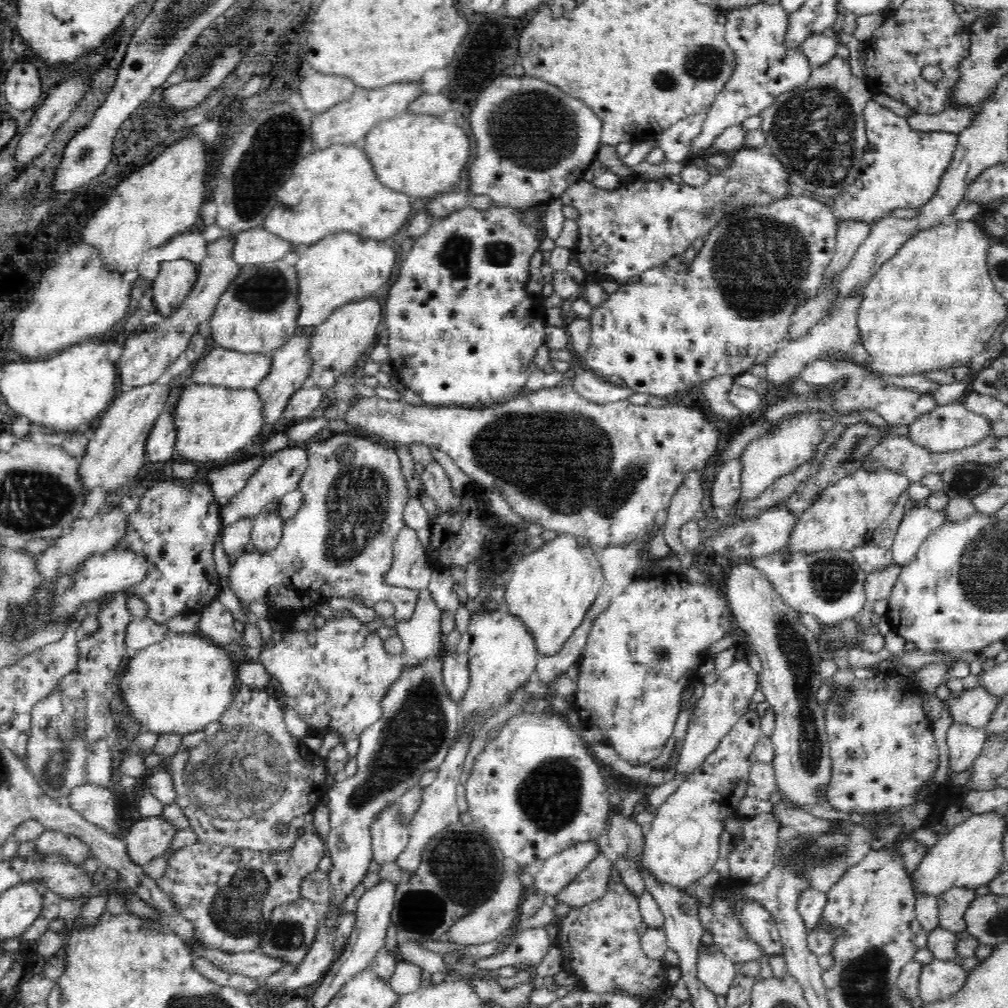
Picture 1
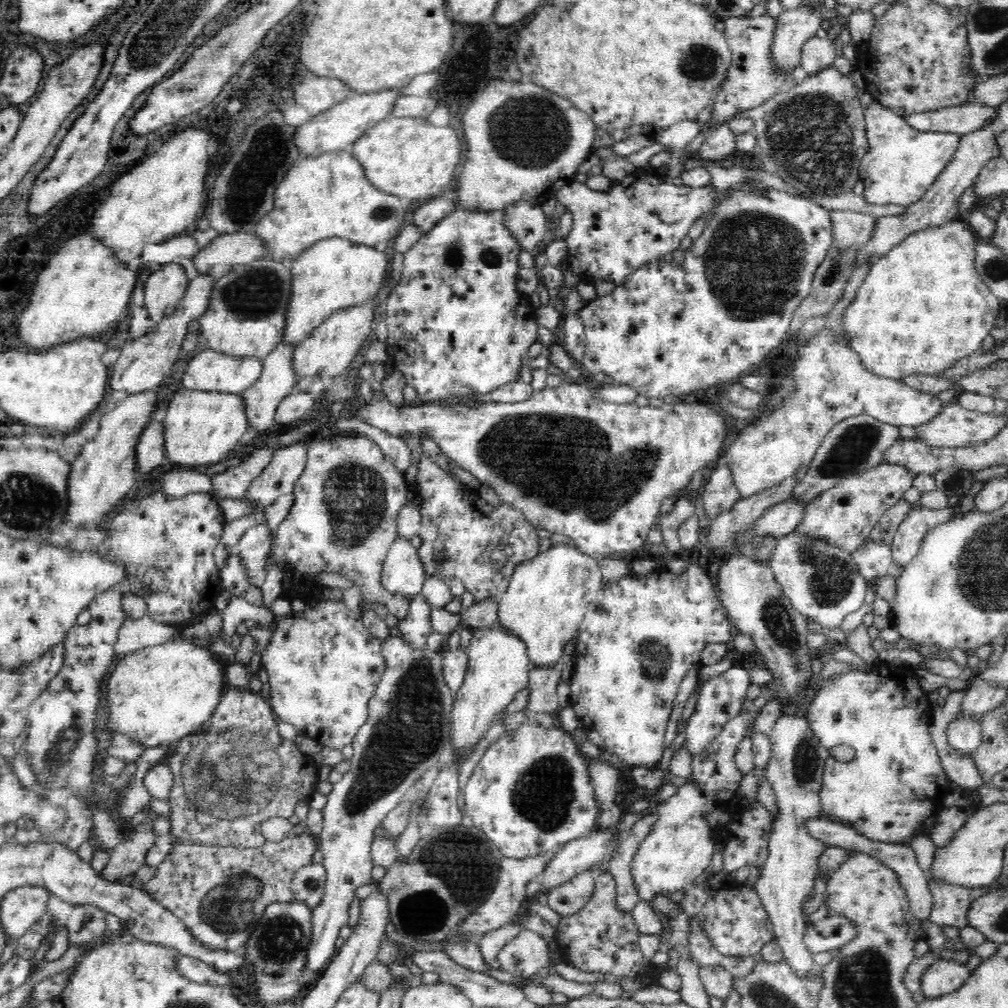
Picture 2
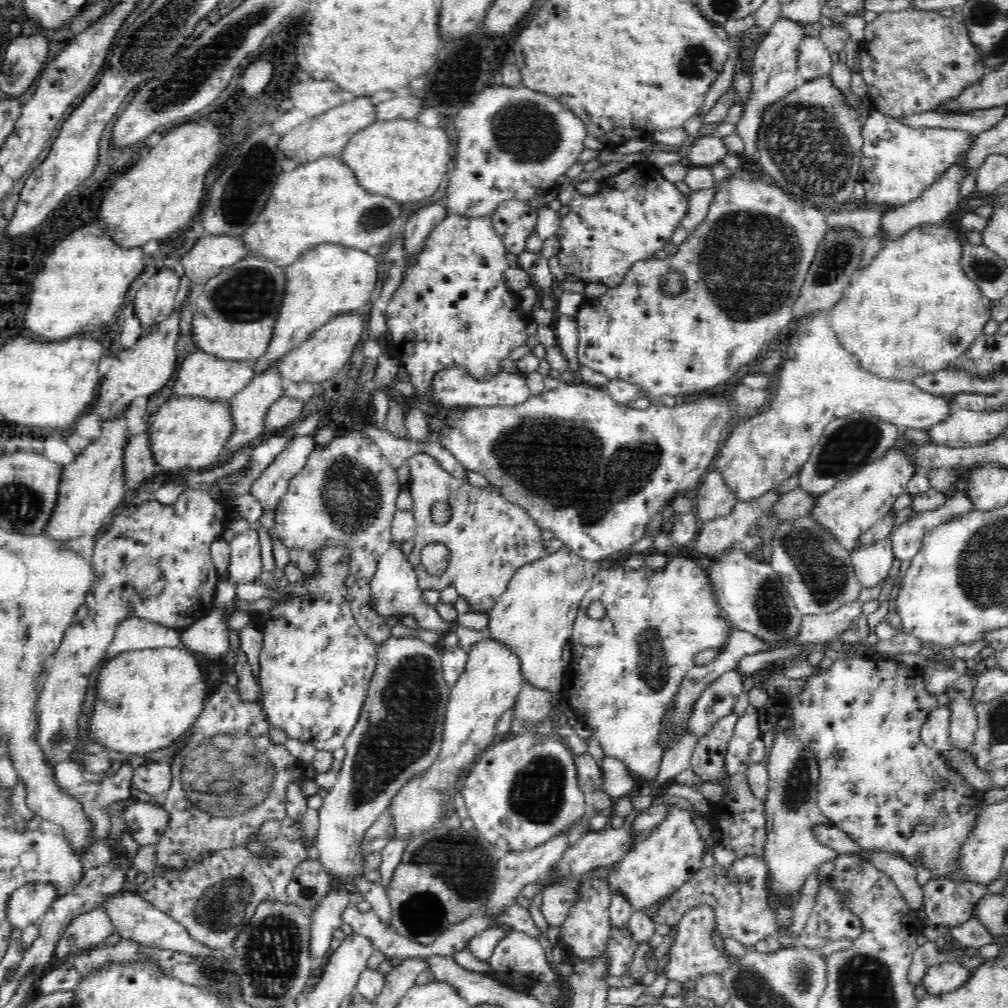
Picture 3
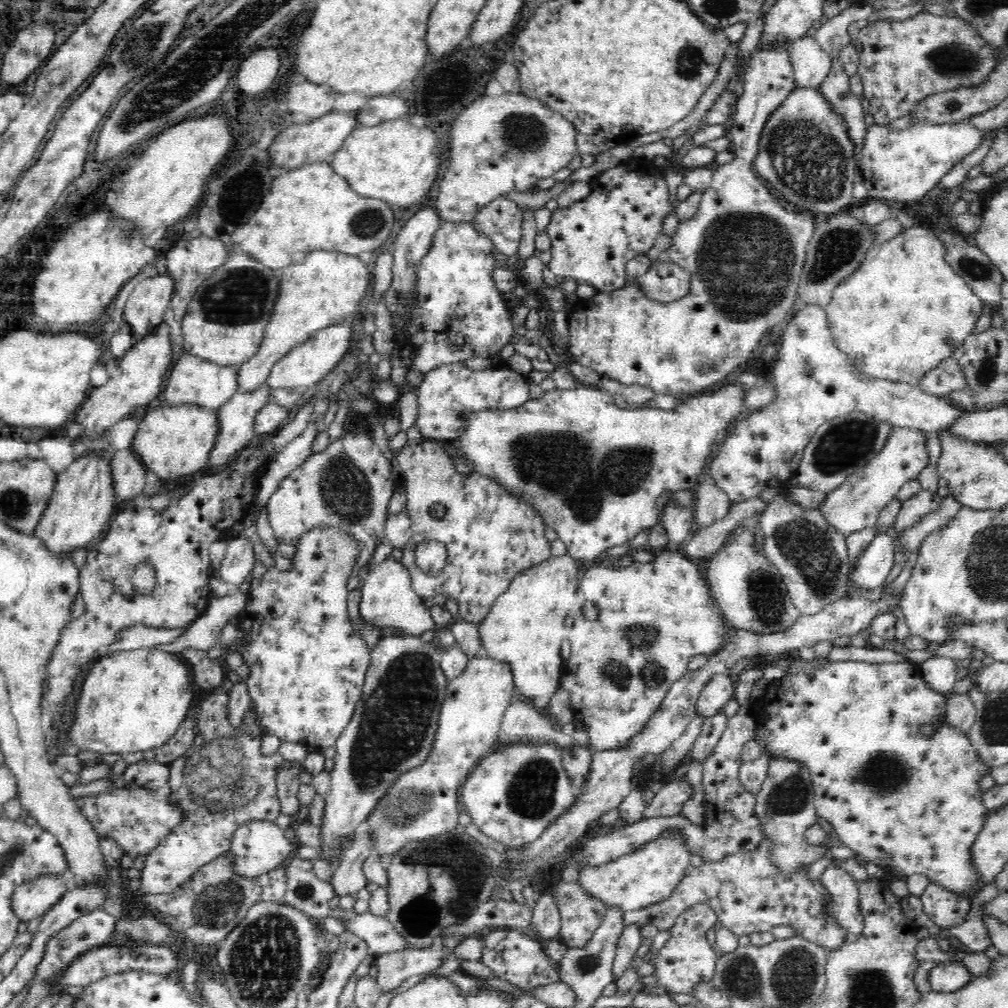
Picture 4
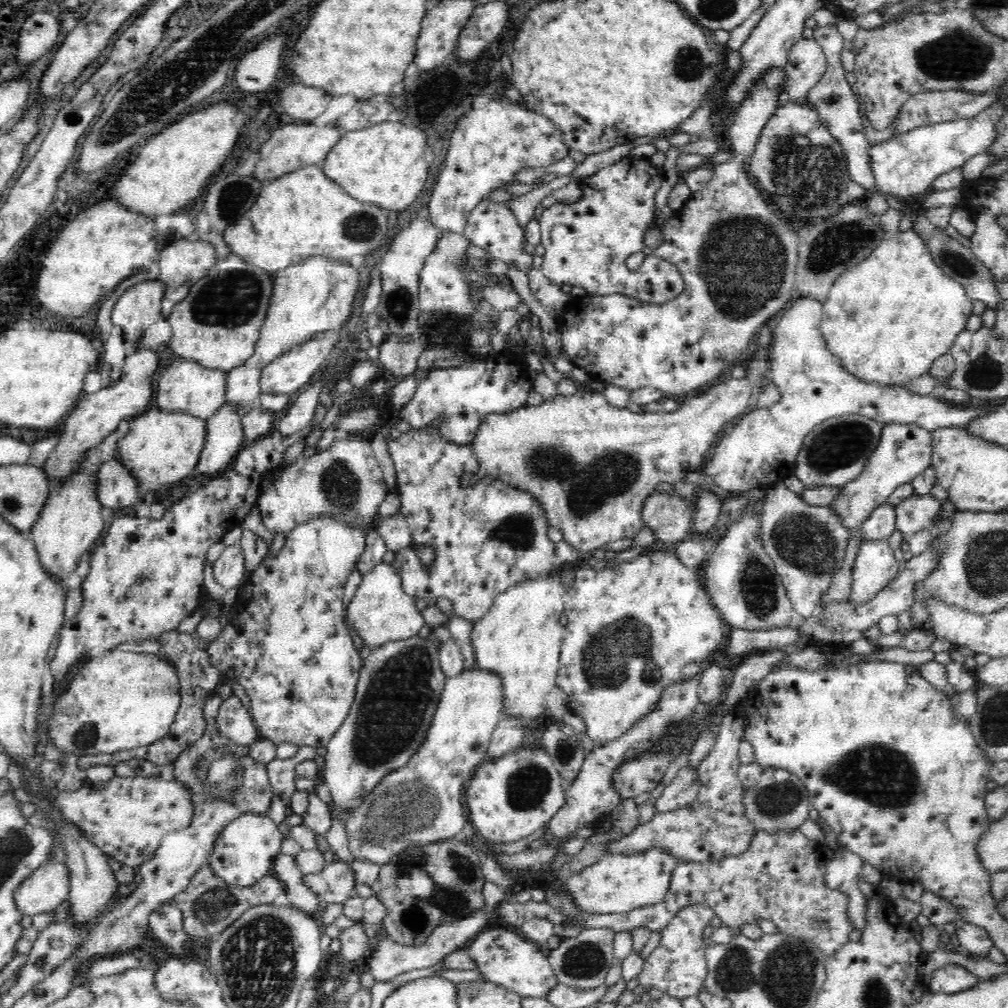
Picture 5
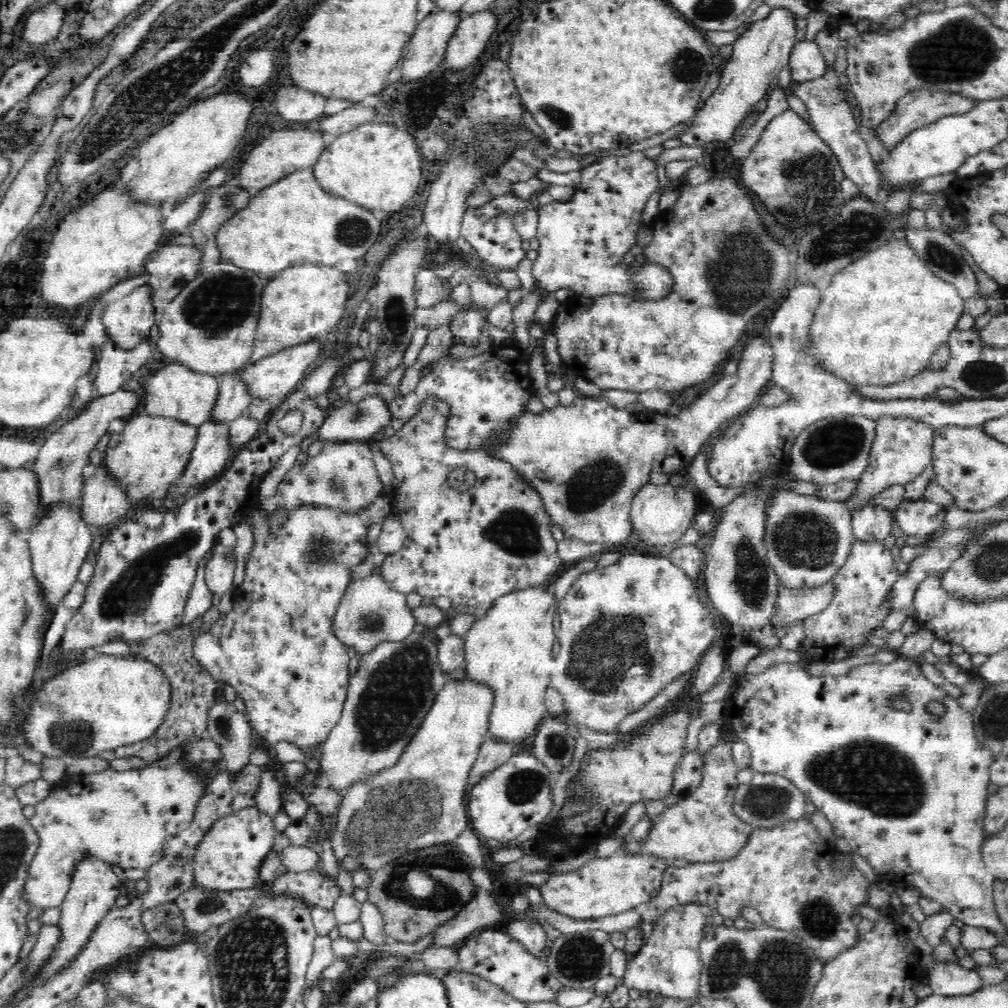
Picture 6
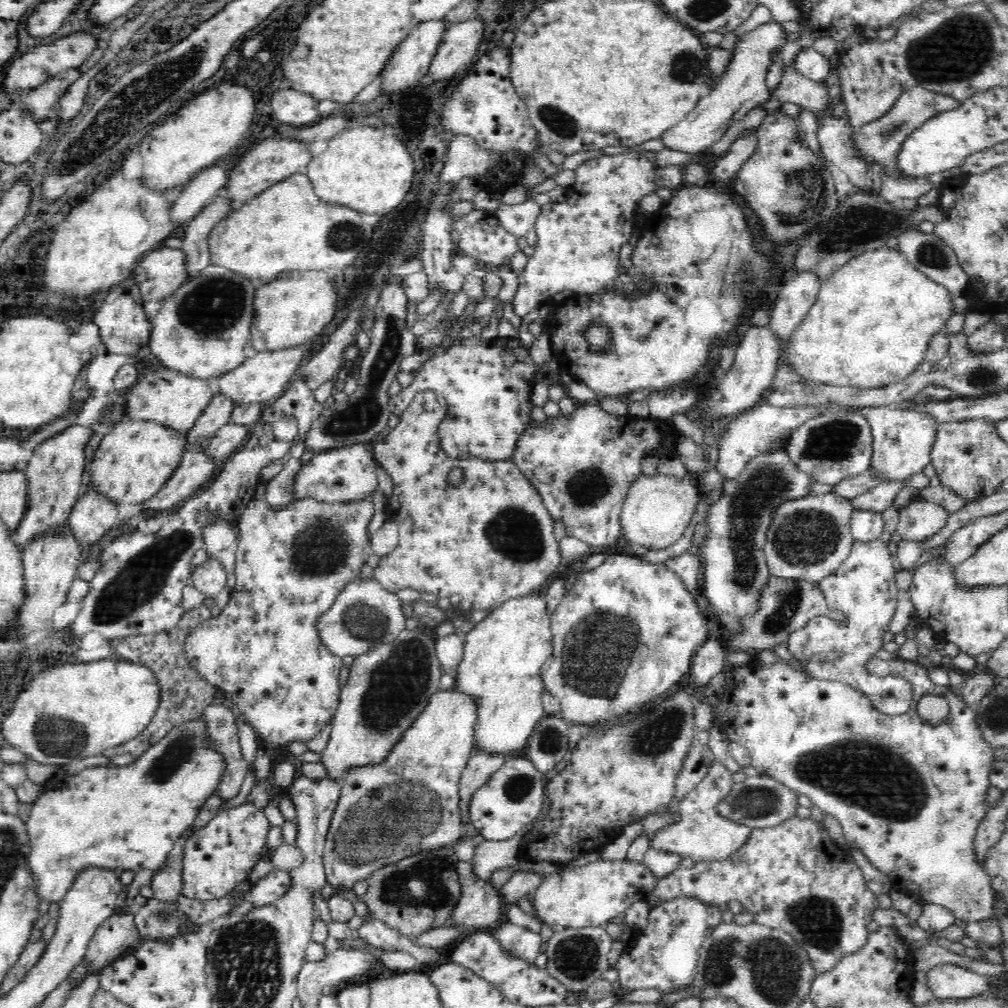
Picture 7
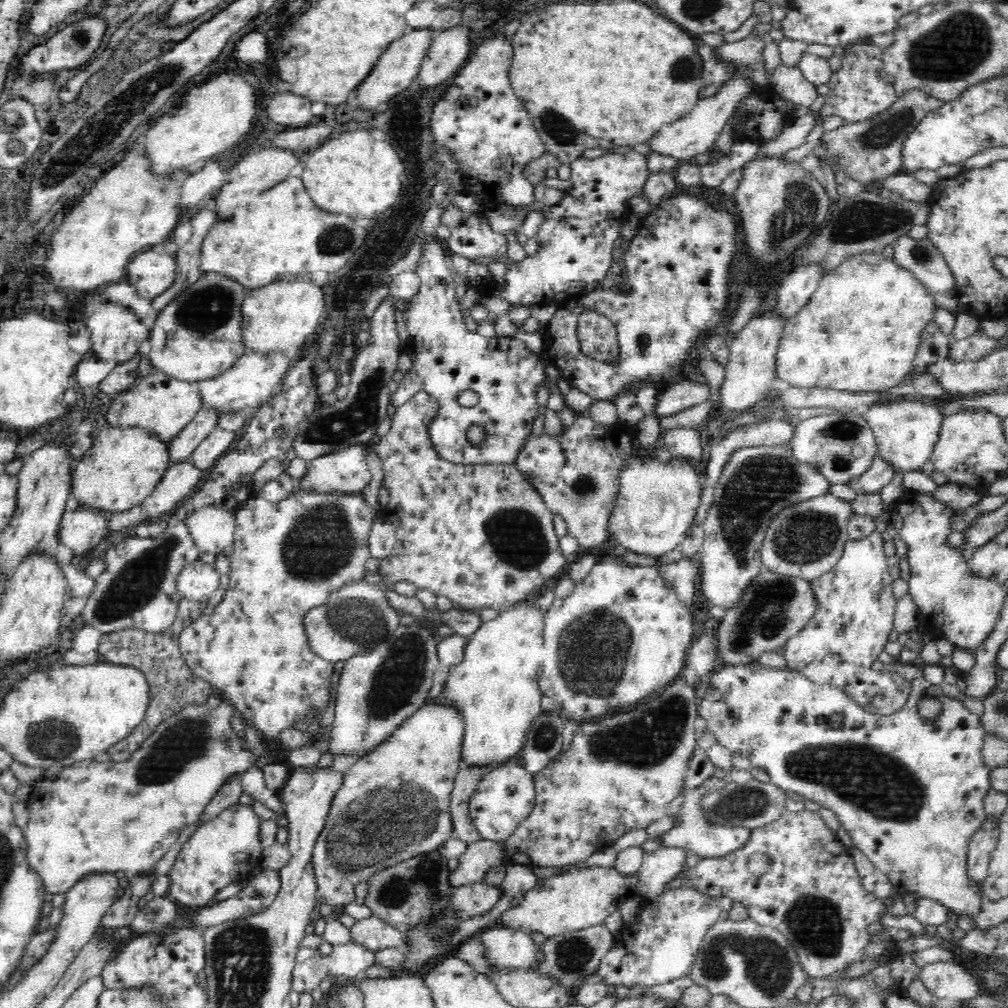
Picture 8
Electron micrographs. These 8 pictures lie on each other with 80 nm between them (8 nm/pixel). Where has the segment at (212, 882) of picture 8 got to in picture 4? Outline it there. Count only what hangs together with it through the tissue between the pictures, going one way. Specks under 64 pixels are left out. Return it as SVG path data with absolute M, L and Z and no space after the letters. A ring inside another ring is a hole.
M255 820L238 827L232 838L231 849L235 856L232 874L256 879L265 872L272 871L278 864L287 861L294 852L295 843L286 839L284 831L272 821Z

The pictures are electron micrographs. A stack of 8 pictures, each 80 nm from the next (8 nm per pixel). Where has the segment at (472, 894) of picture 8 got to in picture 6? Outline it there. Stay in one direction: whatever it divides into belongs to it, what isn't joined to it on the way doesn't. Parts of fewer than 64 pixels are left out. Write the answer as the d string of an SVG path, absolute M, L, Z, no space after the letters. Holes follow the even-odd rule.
M472 867L472 882L476 886L475 897L466 908L452 915L450 921L434 928L428 947L458 948L472 934L491 928L502 918L495 897L496 885L488 870Z

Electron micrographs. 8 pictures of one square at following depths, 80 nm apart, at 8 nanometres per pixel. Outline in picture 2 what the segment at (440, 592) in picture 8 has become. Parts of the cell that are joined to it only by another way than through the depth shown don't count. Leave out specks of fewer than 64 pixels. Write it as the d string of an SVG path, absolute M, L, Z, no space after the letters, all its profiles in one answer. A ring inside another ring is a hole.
M420 458L418 462L418 474L416 476L418 492L422 498L422 522L420 534L422 534L422 544L418 549L419 559L423 562L428 577L440 575L442 579L450 582L450 578L460 578L468 592L474 594L476 600L496 598L501 595L509 585L509 581L514 575L515 568L525 560L538 555L540 539L536 536L536 529L530 521L526 519L522 512L509 504L504 503L502 508L494 510L490 504L482 500L470 500L470 492L466 486L454 479L454 476L438 466L432 458Z

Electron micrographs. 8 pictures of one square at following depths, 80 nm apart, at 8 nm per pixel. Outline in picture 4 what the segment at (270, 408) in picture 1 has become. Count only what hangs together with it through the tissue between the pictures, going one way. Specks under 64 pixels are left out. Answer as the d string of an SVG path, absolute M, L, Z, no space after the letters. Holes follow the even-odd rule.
M264 382L256 391L236 391L236 394L227 400L219 409L217 409L219 418L219 435L215 442L214 450L210 454L208 467L222 466L232 460L234 454L240 454L243 449L256 441L260 436L256 434L254 421L257 412L262 410L263 406L272 402L271 394L274 388L270 388L267 382Z

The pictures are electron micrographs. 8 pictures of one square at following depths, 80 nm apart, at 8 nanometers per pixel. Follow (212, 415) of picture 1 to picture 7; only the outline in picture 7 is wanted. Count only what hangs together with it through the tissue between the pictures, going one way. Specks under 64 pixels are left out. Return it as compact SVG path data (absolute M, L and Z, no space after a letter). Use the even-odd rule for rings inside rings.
M128 420L116 423L102 436L86 466L88 488L116 506L146 502L169 479L184 454L185 432L175 434L153 422Z

